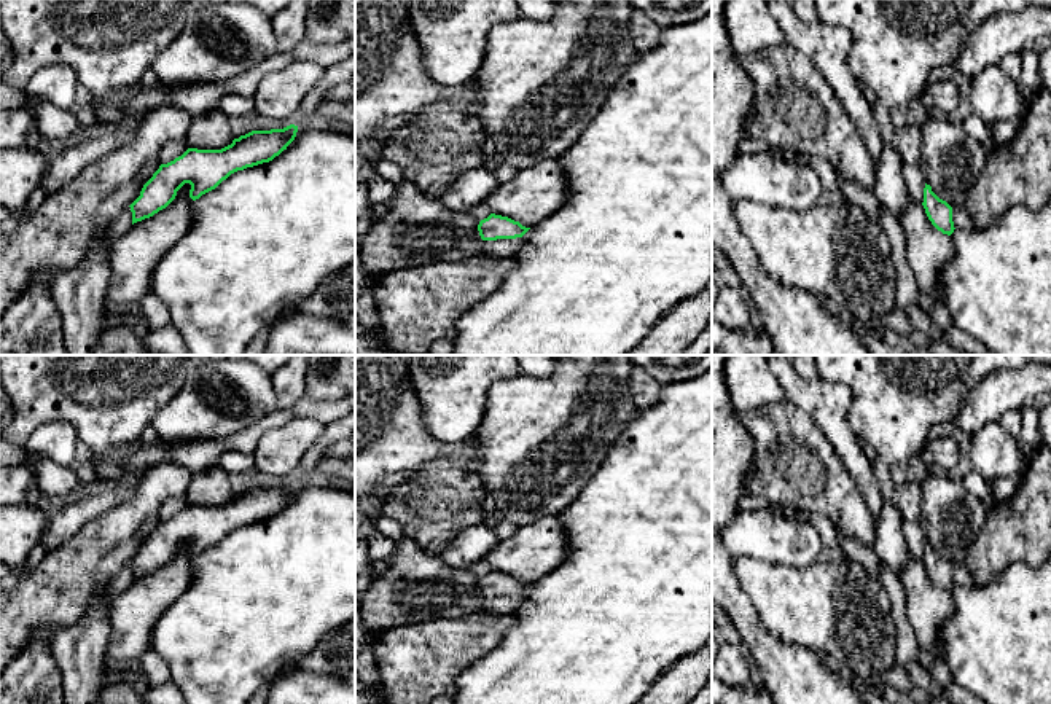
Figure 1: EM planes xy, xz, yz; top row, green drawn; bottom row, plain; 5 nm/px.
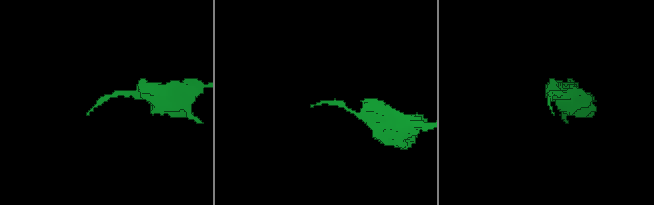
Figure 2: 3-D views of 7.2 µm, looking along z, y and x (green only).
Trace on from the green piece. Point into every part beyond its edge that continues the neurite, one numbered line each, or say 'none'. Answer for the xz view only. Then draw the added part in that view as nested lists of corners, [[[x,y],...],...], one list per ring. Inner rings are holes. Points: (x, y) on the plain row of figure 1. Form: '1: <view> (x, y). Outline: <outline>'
1: xz (502, 604). Outline: [[[524,594],[484,597],[481,612],[489,615],[510,615],[522,604]]]

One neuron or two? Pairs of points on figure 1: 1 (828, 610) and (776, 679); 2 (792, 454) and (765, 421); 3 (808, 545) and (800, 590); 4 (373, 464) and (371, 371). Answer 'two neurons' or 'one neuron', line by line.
1: two neurons
2: one neuron
3: two neurons
4: one neuron

